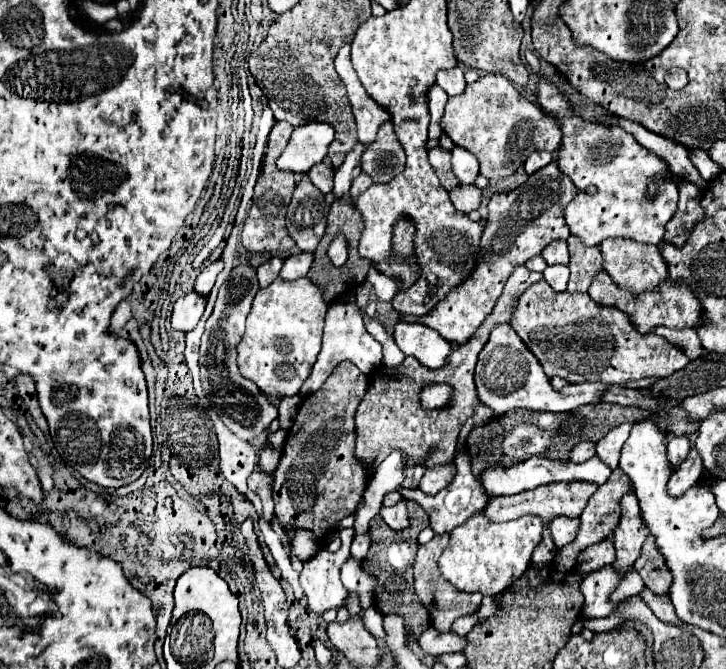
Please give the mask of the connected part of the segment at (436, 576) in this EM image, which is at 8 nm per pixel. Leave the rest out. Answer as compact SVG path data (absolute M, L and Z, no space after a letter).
M448 534L442 536L434 536L428 544L418 548L418 556L414 560L414 584L416 584L416 592L422 598L422 602L428 602L428 616L430 616L430 624L440 630L440 632L450 632L450 624L466 614L474 614L480 604L482 604L482 596L480 594L466 594L456 590L442 574L438 568L438 558L444 552L448 544Z

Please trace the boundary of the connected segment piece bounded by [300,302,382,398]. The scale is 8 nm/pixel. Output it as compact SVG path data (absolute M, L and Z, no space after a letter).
M350 302L346 306L336 306L334 310L328 310L326 326L324 326L322 352L318 354L318 360L312 368L310 378L304 382L304 386L300 390L300 396L304 398L310 392L316 392L324 384L324 380L332 374L332 370L344 360L356 364L360 368L360 372L364 372L364 374L370 374L374 368L378 368L382 364L382 346L366 332L362 310L356 306L356 302Z

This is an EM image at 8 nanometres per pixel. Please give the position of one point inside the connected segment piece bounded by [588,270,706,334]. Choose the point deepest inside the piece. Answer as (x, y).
(672, 305)

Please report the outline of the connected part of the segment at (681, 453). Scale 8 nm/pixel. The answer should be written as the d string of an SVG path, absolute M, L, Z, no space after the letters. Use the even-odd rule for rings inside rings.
M670 436L666 444L666 458L670 460L670 470L678 470L690 452L690 442L686 436Z

